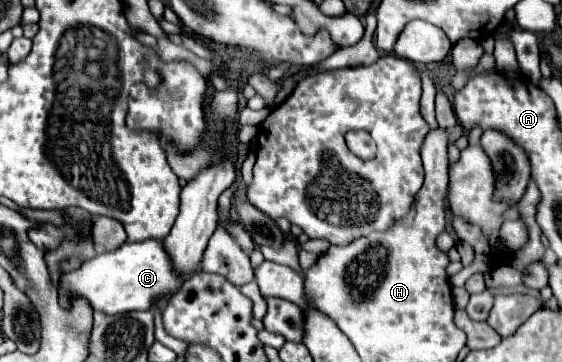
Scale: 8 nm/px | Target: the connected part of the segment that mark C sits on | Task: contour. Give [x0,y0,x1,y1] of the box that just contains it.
[61,239,201,315]

